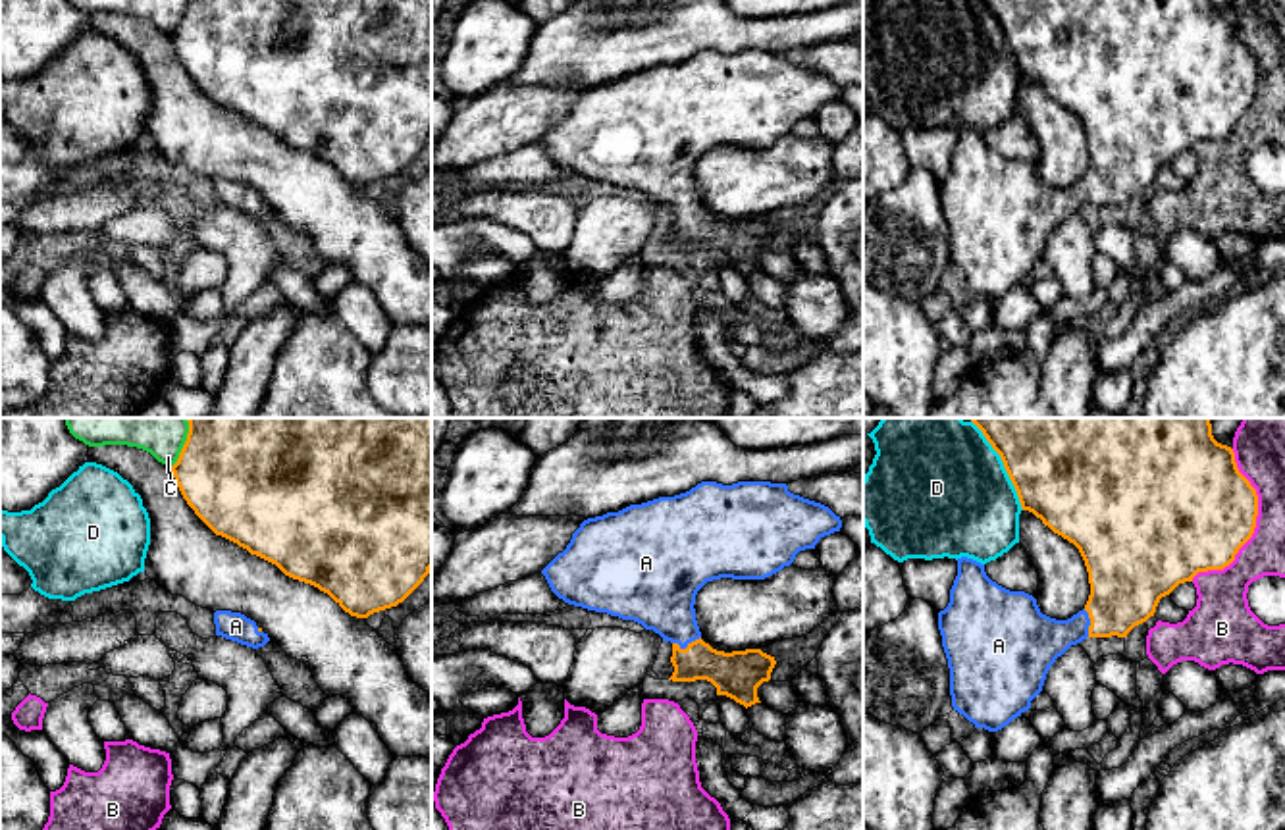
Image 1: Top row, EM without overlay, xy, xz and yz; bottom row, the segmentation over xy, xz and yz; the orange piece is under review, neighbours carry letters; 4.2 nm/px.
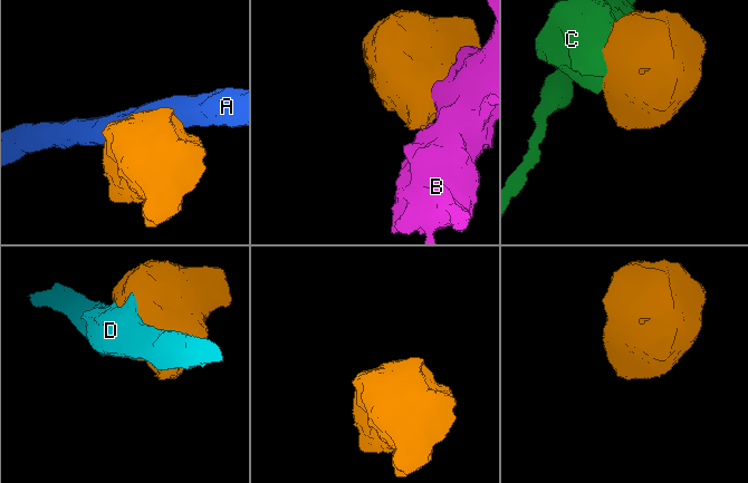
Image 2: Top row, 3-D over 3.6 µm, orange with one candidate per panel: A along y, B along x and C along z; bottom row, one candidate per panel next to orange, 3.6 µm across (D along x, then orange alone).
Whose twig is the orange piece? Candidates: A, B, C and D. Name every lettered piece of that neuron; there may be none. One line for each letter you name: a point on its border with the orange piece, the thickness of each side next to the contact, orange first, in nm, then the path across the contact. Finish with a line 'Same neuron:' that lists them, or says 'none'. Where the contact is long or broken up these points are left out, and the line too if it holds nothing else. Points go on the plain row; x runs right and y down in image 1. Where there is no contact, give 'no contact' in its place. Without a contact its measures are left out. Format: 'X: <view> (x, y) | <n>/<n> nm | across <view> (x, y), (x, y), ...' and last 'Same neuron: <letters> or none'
A: xz (688, 214) | 200/300 nm
Same neuron: A

